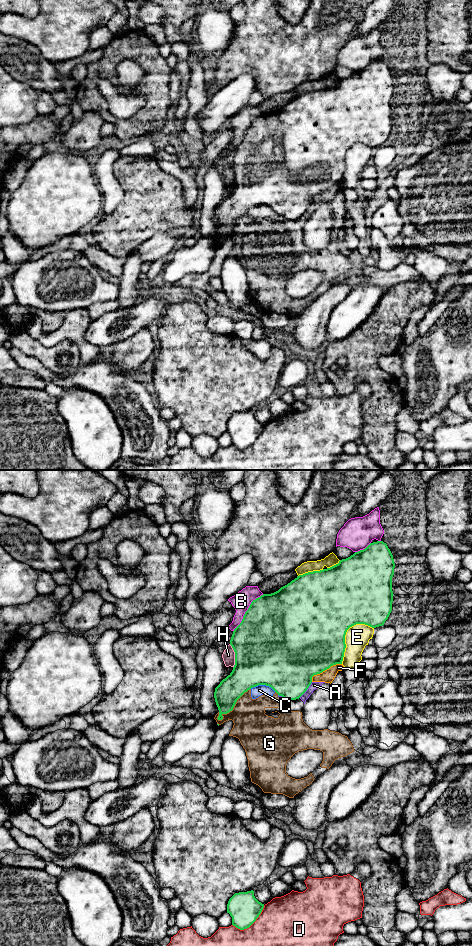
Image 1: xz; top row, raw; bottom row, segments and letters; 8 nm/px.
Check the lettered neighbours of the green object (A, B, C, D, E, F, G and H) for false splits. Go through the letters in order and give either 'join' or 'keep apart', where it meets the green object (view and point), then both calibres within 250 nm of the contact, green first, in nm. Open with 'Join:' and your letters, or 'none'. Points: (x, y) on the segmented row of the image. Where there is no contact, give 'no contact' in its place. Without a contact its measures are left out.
Join: none
A: keep apart | xz (306, 690) | 440/60 nm
B: keep apart | xz (246, 611) | 500/150 nm
C: keep apart | xz (263, 684) | 500/90 nm
D: keep apart | xz (251, 924) | 240/380 nm
E: keep apart | xz (345, 634) | 500/190 nm
F: keep apart | xz (324, 670) | 500/110 nm
G: keep apart | xz (233, 707) | 200/300 nm
H: keep apart | xz (235, 656) | 500/100 nm

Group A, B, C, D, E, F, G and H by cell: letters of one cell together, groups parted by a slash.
A C F G H / B / D / E

